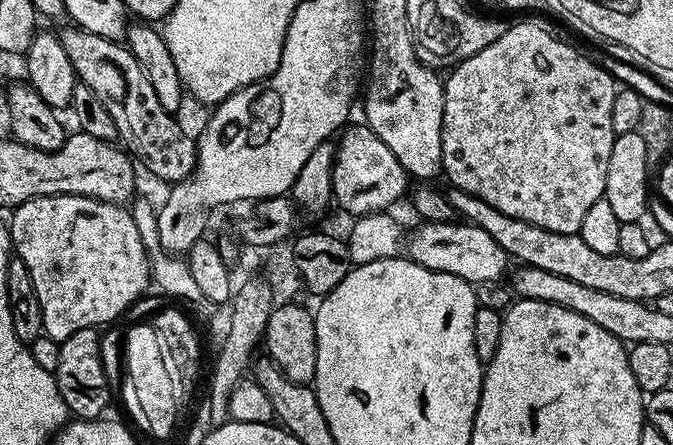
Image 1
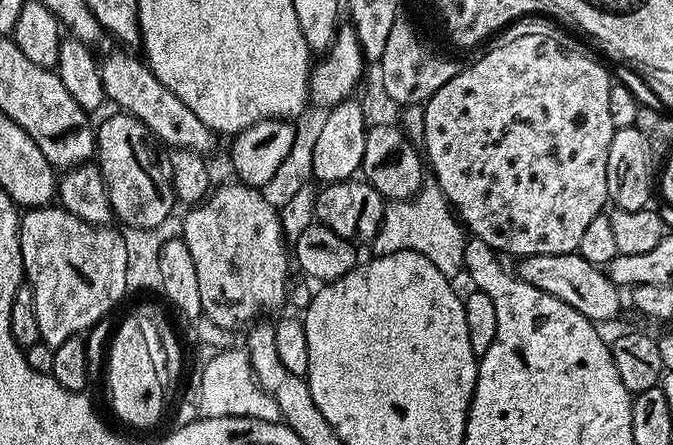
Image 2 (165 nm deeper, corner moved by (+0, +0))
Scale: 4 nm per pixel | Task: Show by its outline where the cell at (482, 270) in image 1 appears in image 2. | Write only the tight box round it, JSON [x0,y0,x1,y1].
[518,251,621,322]

